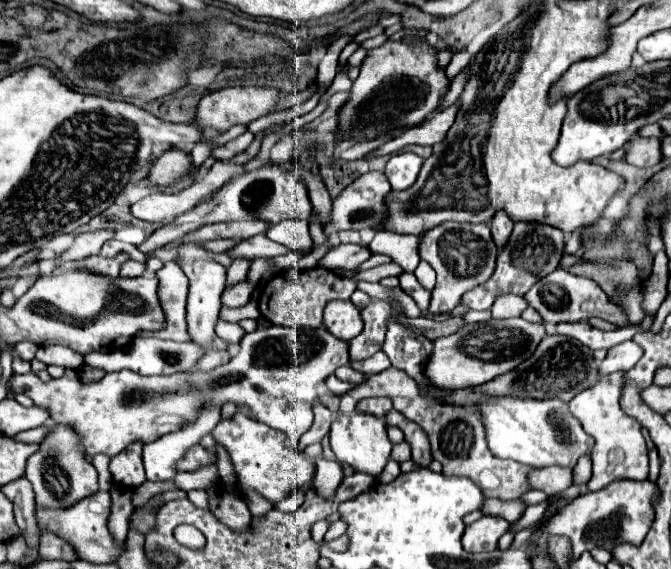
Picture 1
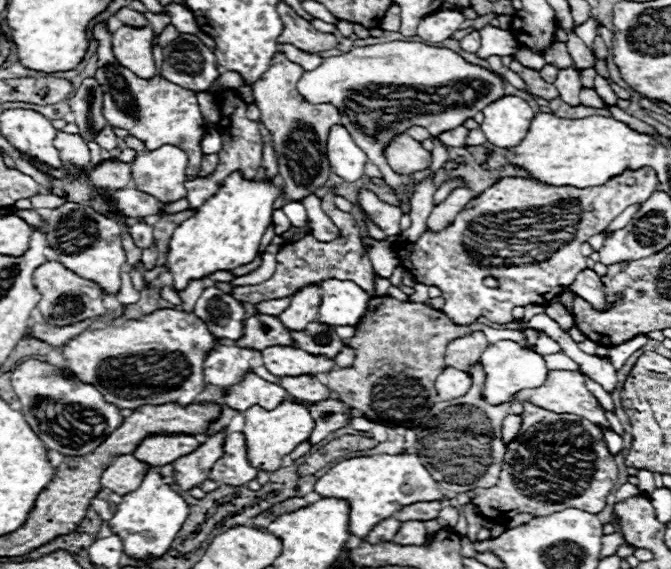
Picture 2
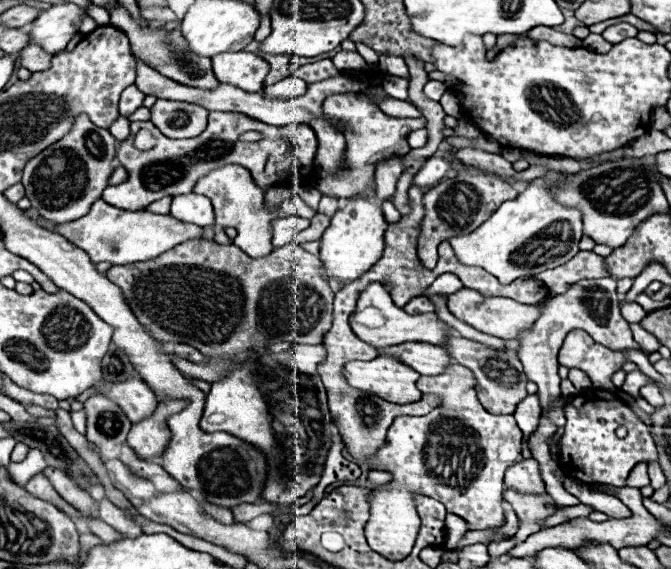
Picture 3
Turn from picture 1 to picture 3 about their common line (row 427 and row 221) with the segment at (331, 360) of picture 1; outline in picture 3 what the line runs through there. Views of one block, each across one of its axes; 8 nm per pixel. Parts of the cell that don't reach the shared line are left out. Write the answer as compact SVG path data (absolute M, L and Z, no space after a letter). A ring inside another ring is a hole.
M96 200L86 216L66 224L56 224L56 232L68 238L78 248L82 248L84 252L88 252L94 264L110 262L112 266L124 266L124 264L152 260L186 240L202 238L204 230L196 224L184 224L170 214L152 214L148 210L132 212L110 206L104 200ZM286 214L286 216L276 216L272 218L270 222L270 228L272 228L272 244L276 248L288 244L294 240L294 236L308 228L310 226L310 220L308 218L302 218L298 214Z

